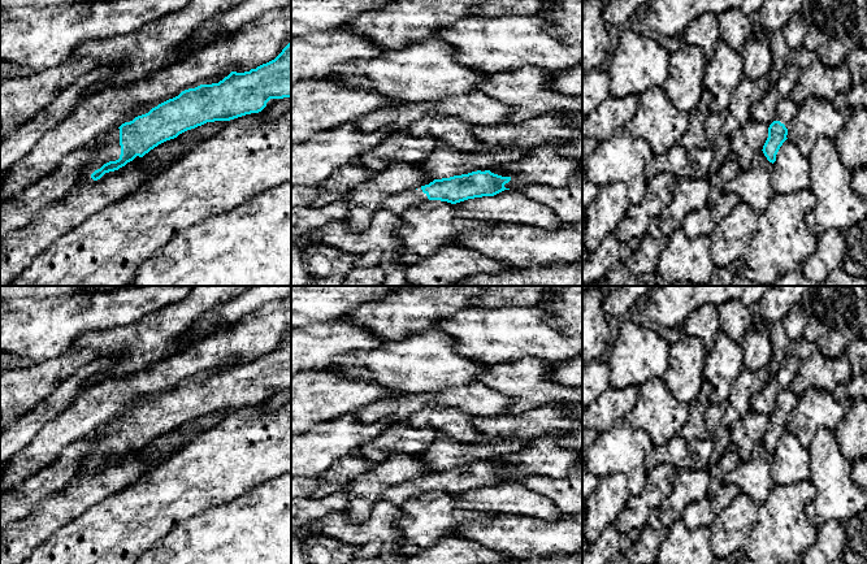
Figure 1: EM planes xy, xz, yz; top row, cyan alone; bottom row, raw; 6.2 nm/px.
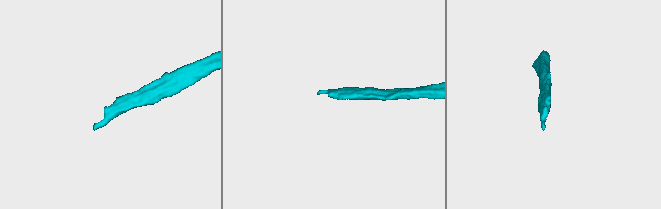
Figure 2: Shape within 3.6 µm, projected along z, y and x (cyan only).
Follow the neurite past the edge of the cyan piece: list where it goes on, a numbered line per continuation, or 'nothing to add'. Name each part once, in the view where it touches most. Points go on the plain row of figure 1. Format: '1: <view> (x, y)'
1: xy (107, 435)

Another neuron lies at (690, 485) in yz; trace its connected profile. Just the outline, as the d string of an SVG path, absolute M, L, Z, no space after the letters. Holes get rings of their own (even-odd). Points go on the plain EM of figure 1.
M707 469L677 470L673 491L658 511L659 520L669 526L681 517L688 504L705 498L712 478Z

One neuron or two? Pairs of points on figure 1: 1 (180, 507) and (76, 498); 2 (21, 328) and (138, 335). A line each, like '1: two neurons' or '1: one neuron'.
1: two neurons
2: two neurons

